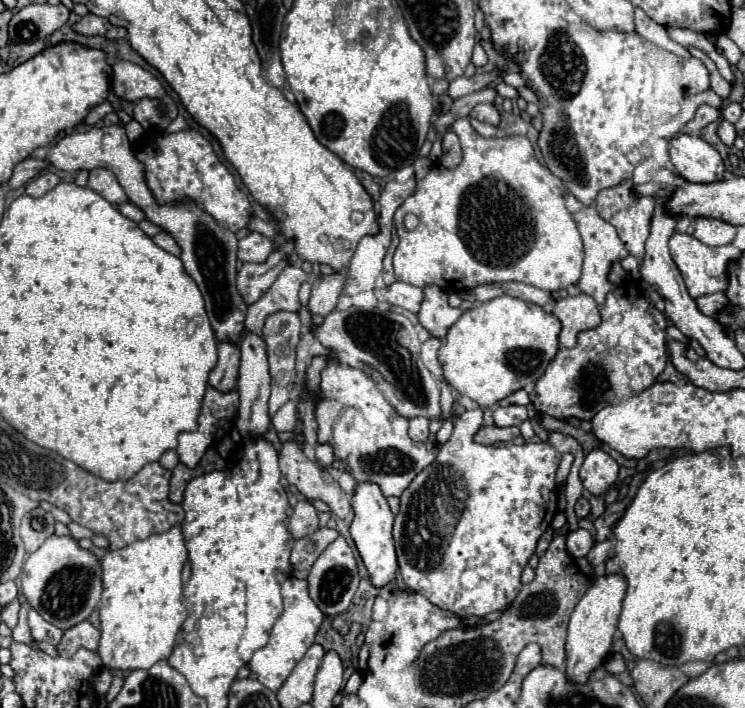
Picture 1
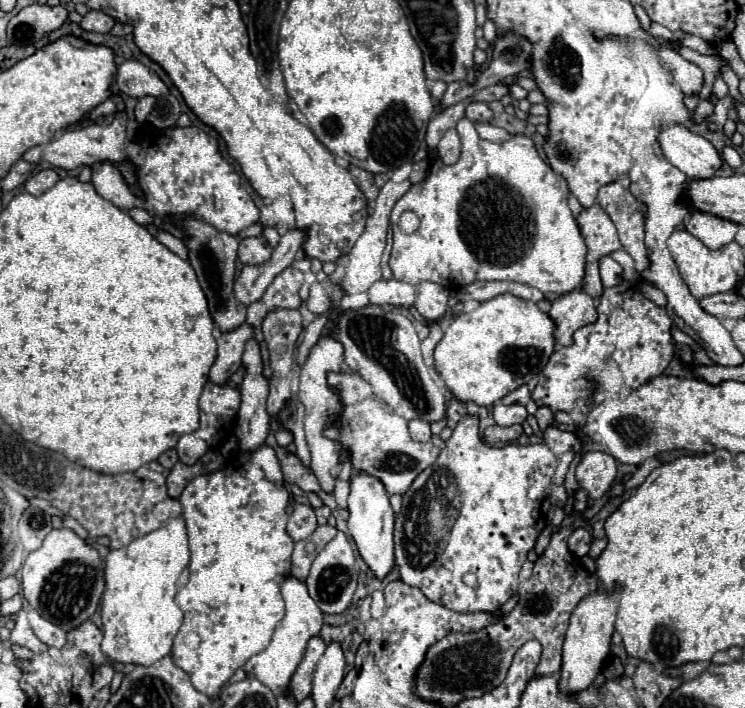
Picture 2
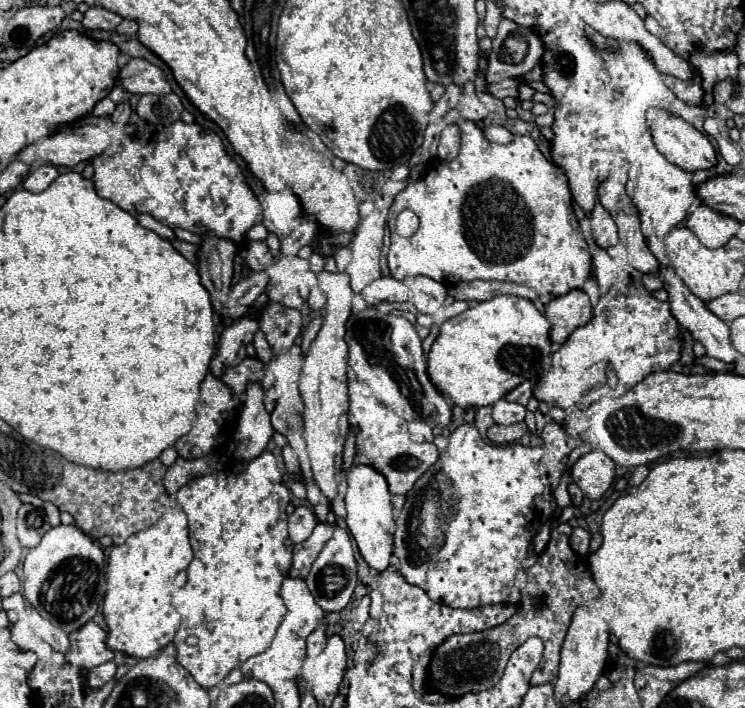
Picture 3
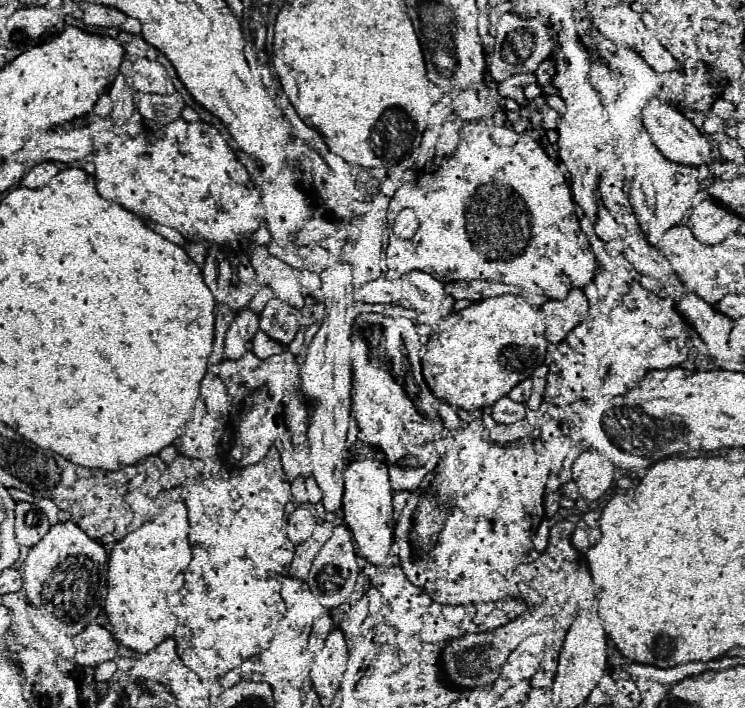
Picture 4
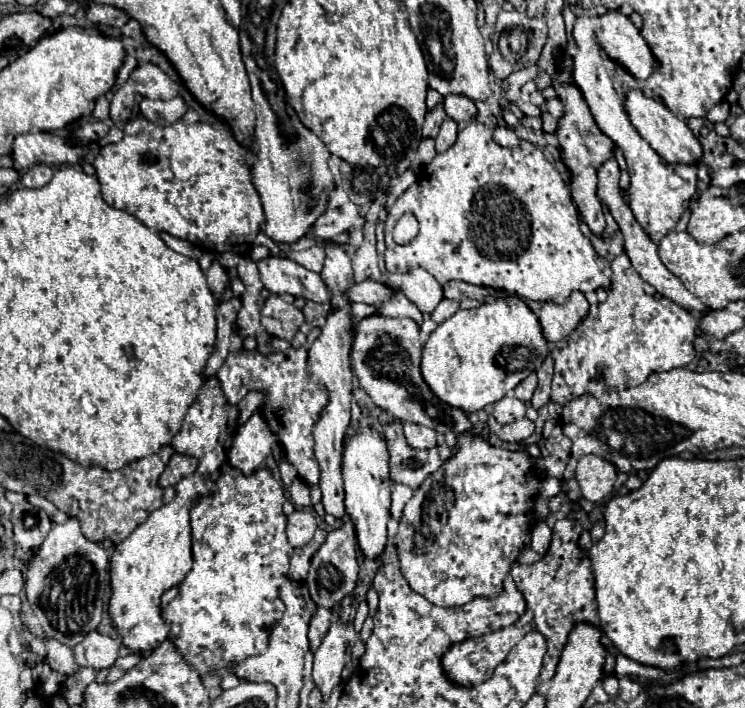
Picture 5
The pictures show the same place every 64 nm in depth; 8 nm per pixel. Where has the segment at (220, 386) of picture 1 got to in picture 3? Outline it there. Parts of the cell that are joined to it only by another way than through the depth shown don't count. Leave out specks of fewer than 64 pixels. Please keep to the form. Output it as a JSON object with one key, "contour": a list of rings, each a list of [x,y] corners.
{"contour":[[[236,320],[230,326],[226,326],[220,332],[218,338],[218,352],[212,360],[212,368],[210,372],[216,378],[222,378],[222,374],[228,368],[234,368],[236,364],[240,364],[240,360],[246,358],[246,344],[252,342],[254,332],[258,330],[258,322],[256,320]]]}

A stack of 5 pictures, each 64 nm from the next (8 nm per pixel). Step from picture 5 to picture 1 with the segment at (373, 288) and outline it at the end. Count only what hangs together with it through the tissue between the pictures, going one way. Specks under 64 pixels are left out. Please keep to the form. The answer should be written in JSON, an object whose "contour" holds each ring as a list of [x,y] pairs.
{"contour":[[[394,282],[388,288],[380,288],[376,290],[376,298],[378,300],[386,300],[392,306],[400,306],[404,310],[410,310],[414,314],[418,314],[420,304],[424,300],[424,290],[418,286],[410,286],[404,282]]]}

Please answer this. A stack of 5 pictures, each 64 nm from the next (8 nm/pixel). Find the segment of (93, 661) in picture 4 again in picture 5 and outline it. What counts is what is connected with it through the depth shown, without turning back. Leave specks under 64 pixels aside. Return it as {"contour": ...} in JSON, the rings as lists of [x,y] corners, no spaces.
{"contour":[[[90,630],[84,640],[74,648],[76,662],[78,666],[92,666],[94,670],[110,668],[114,666],[120,644],[122,642],[118,638],[110,638],[106,634]]]}

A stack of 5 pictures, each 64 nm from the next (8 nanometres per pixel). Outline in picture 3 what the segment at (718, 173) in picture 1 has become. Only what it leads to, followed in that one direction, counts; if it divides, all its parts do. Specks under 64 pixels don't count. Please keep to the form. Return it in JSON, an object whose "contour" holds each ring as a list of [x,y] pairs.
{"contour":[[[650,110],[648,120],[652,122],[652,130],[654,130],[654,144],[658,148],[658,152],[670,160],[672,164],[676,164],[678,168],[686,170],[686,172],[696,172],[696,170],[712,170],[718,164],[718,154],[712,146],[712,142],[700,134],[692,124],[684,122],[682,118],[676,116],[668,116],[664,110]]]}

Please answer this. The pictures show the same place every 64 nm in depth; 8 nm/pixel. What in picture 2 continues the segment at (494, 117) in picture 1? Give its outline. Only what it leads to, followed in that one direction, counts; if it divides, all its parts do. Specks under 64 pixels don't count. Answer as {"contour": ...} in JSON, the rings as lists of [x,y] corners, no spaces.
{"contour":[[[474,102],[466,108],[466,118],[470,118],[472,122],[490,122],[494,116],[494,112],[490,110],[488,104],[482,102]]]}

